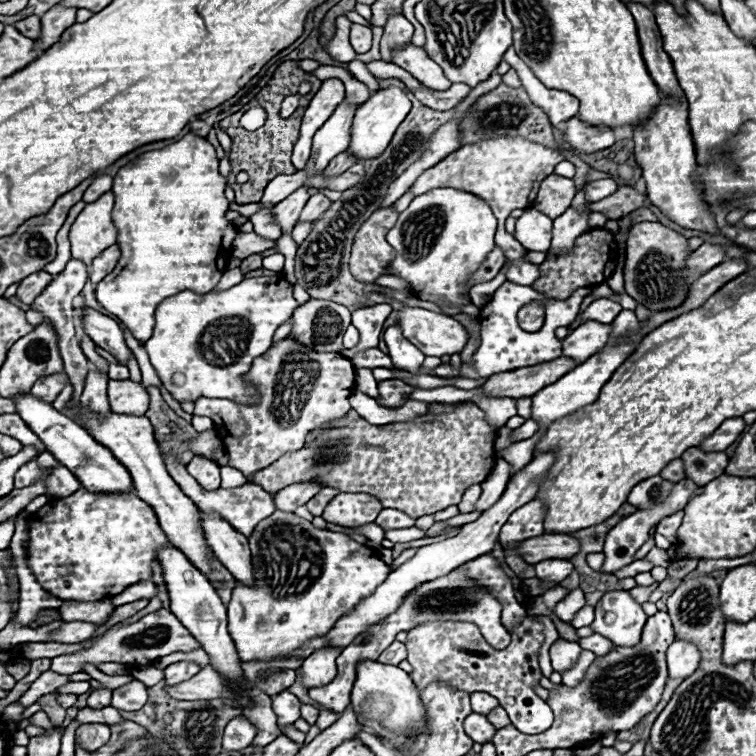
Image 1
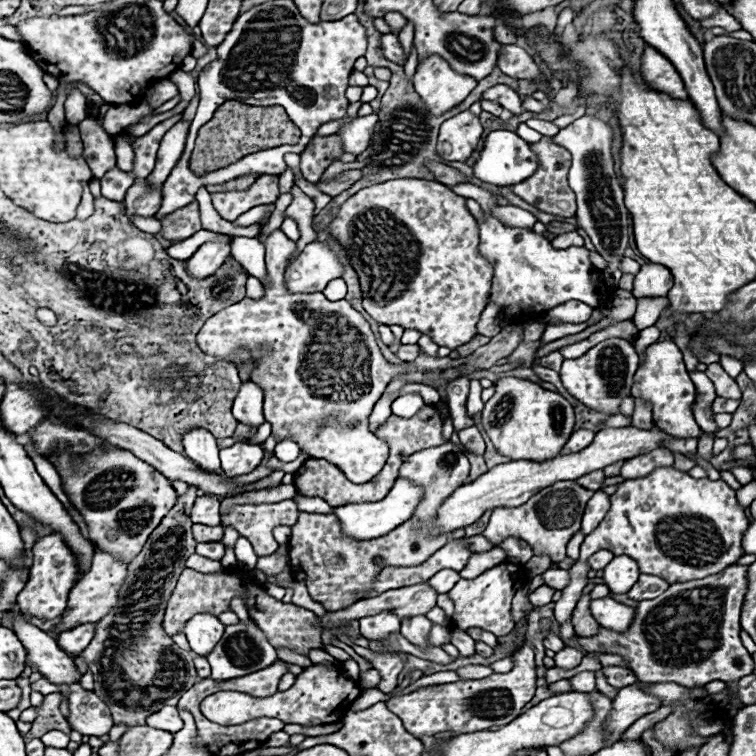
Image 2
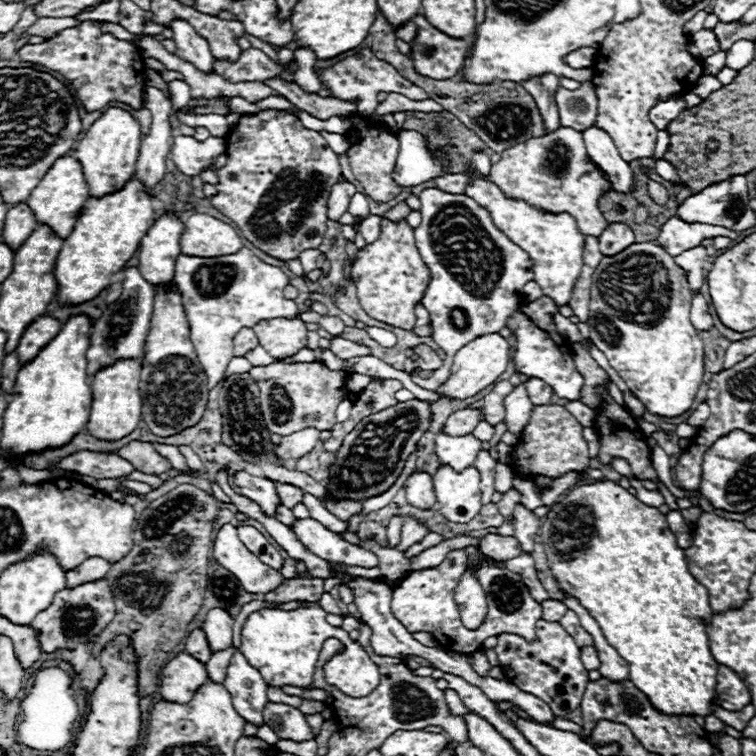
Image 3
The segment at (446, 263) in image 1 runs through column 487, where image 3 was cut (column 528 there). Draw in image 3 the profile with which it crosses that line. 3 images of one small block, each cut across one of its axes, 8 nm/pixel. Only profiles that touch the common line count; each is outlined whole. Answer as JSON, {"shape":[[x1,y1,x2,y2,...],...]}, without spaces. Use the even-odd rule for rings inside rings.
{"shape":[[474,170,466,174,470,176,472,182,466,186,464,194,474,198,480,206,484,206,490,212,496,228,504,232,514,244,518,244,524,252,528,252,532,260,532,270,536,274,534,282,542,288,544,296,548,296,558,308,568,306,576,280,584,266,584,244,586,244,586,236,578,230,574,216,570,216,568,212,552,214,536,210,524,200,508,198,494,182,488,180,488,176,480,176]]}

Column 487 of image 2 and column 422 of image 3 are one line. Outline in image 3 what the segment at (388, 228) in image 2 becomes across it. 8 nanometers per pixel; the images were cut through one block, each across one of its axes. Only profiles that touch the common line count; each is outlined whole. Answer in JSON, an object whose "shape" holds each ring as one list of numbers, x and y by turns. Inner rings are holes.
{"shape":[[382,218,380,238,358,252,358,258,352,264,352,278,356,280,360,304,370,318,402,330,414,330,414,308,422,302,432,276,416,248,414,228,410,228,406,220,390,222,388,218]]}

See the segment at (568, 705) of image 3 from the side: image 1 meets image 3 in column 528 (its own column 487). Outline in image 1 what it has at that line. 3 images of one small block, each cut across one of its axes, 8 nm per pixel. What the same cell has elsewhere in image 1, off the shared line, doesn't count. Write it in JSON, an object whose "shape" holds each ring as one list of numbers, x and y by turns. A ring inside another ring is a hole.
{"shape":[[522,616,522,622,510,630,512,642,504,650,492,648,480,628,472,622,426,622,408,630,408,662,414,664,410,672,418,690,432,682,444,682,452,690,462,692,488,692,500,700,512,724,524,734,540,734,552,724,550,706,534,692,542,680,538,654,544,642,544,626,532,616]]}

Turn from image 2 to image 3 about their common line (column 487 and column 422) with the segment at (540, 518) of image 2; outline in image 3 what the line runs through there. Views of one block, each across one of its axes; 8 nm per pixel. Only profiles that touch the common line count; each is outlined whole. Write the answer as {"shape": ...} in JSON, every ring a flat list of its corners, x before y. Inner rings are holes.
{"shape":[[404,518,404,524,402,524,402,540,400,540,400,544,396,546,396,550,406,552,412,544,420,542,426,534,428,534,428,530,426,530,422,524,418,524,418,522,412,520,412,518]]}

